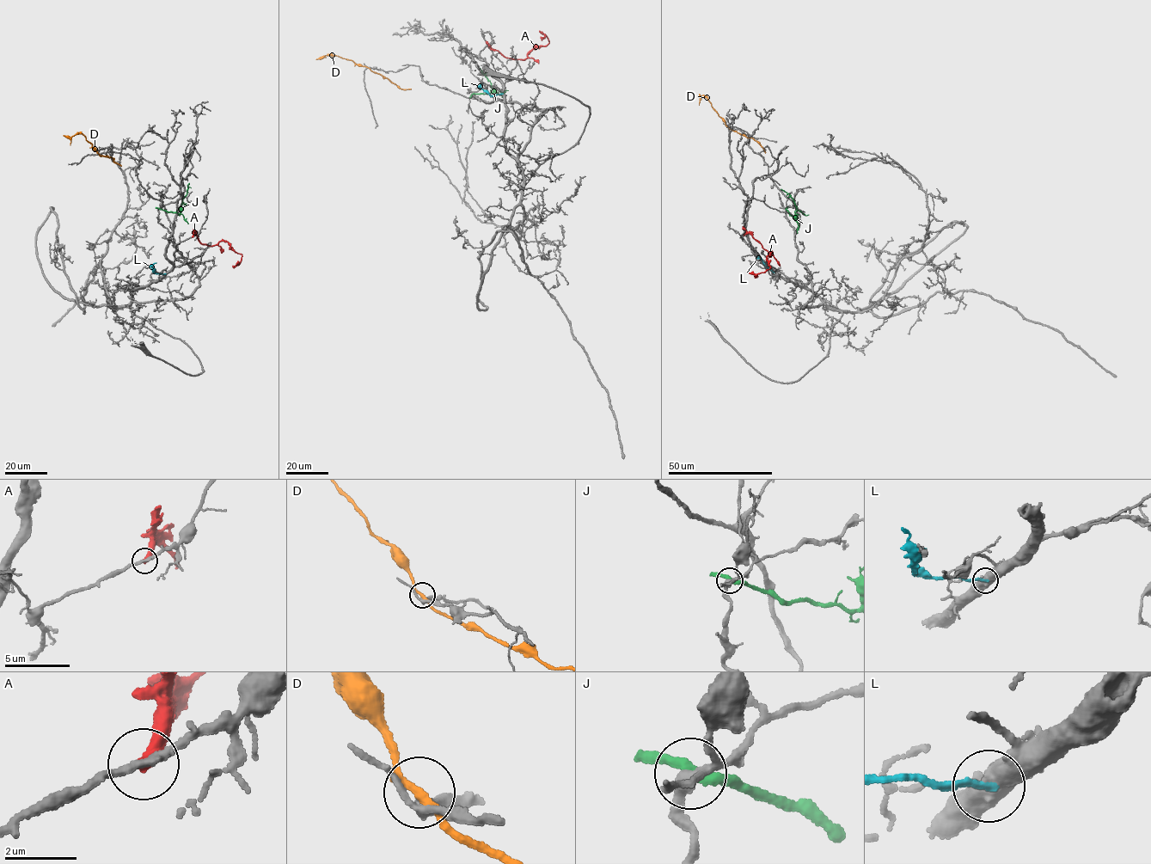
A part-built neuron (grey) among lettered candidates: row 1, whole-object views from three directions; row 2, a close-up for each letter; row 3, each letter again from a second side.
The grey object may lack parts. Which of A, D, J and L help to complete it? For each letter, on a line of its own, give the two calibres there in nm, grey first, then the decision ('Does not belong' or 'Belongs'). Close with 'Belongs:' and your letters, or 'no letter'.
A: Thickness 240 nm (grey) against 360 nm. Does not belong
D: Thickness 160 nm (grey) against 200 nm. Does not belong
J: Thickness 240 nm (grey) against 300 nm. Does not belong
L: Thickness 600 nm (grey) against 220 nm. Does not belong
Belongs: no letter

